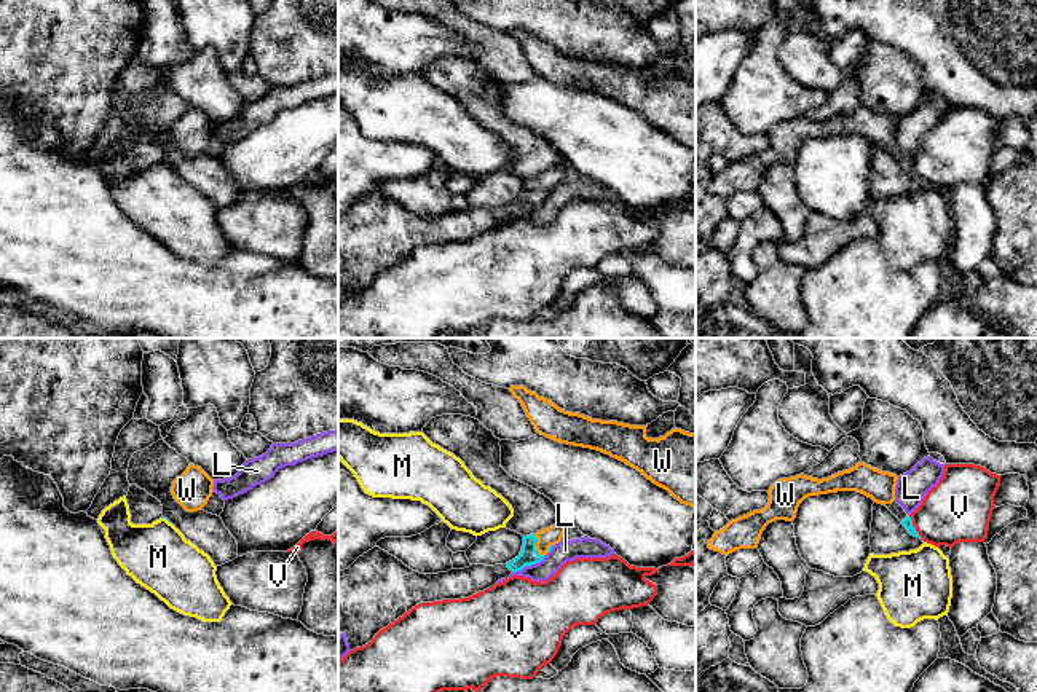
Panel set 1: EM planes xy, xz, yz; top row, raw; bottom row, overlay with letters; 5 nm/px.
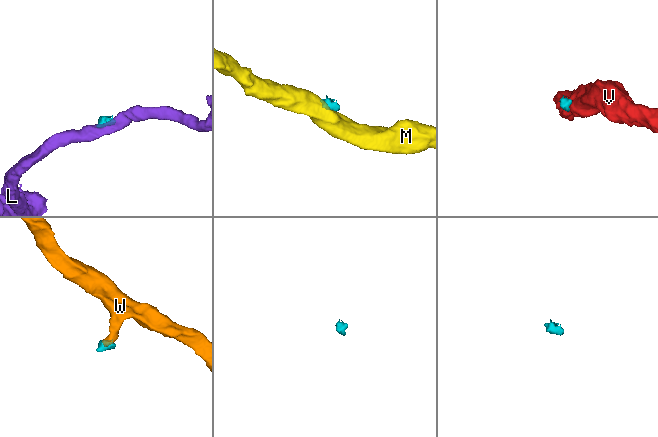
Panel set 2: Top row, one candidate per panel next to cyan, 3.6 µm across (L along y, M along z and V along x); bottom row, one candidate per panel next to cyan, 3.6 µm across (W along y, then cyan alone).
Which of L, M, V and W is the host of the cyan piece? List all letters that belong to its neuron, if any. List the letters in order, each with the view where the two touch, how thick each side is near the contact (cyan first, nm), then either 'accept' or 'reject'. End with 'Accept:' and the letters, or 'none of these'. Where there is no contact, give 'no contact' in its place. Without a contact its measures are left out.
L: meets cyan in xz; 90 nm thick on the cyan side, 110 nm on the other; reject
M: meets cyan in xy; 20 nm thick on the cyan side, 340 nm on the other; reject
V: meets cyan in yz; 50 nm thick on the cyan side, 320 nm on the other; reject
W: meets cyan in xz; 90 nm thick on the cyan side, 100 nm on the other; accept
Accept: W

